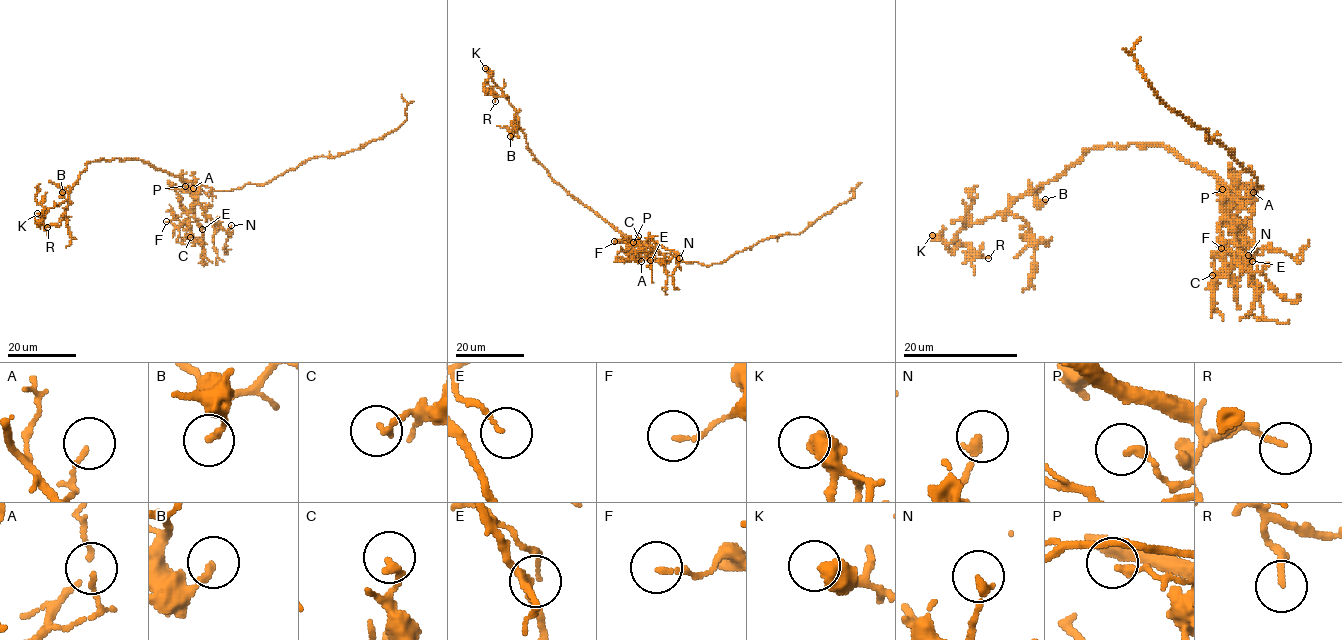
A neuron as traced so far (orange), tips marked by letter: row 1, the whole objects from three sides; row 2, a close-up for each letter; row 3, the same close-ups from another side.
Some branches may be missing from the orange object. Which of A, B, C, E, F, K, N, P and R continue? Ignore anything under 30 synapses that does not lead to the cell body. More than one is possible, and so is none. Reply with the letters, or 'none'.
none

